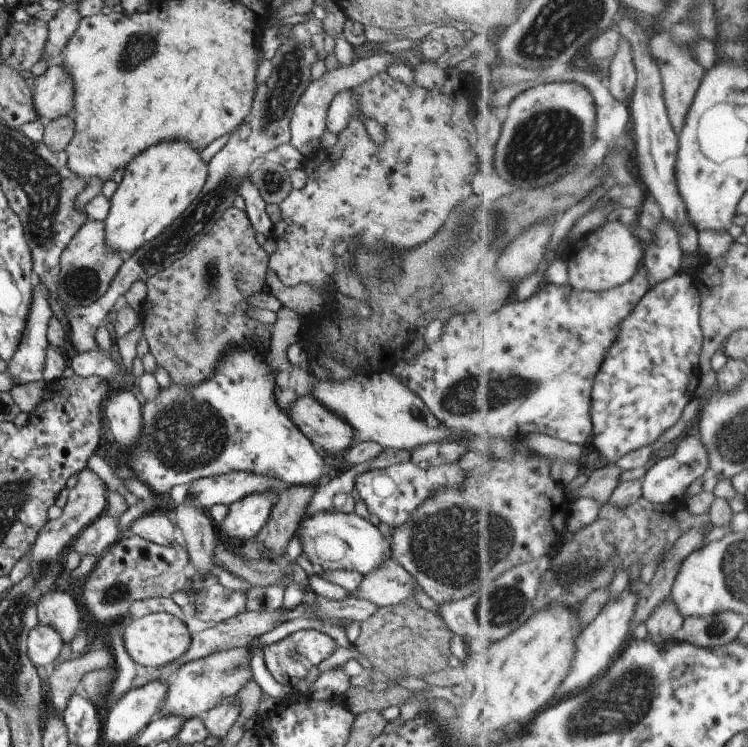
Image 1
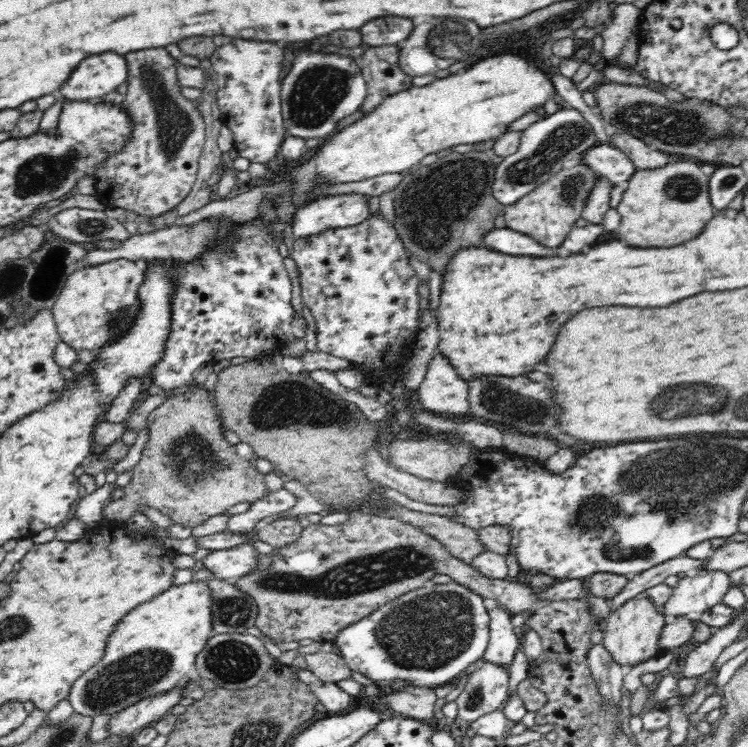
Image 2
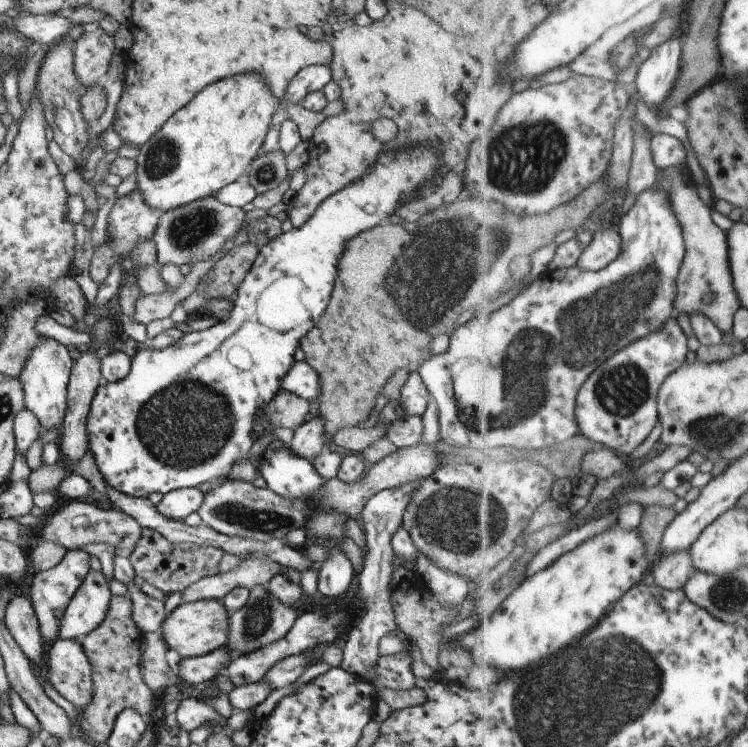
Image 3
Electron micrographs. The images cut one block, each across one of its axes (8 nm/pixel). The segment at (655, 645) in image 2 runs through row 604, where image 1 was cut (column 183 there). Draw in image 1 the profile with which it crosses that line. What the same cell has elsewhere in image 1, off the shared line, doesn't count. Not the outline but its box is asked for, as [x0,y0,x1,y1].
[123,612,191,669]

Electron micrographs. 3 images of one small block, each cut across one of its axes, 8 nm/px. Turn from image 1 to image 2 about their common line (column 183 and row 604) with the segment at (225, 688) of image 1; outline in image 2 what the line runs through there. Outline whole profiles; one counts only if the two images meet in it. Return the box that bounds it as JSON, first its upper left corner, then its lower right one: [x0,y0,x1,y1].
[660,570,730,616]

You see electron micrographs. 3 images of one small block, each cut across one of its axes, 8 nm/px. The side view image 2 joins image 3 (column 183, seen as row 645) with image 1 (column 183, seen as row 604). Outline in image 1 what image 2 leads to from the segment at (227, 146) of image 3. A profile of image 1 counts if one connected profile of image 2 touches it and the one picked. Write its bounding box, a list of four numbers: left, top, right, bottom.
[104,140,209,256]

